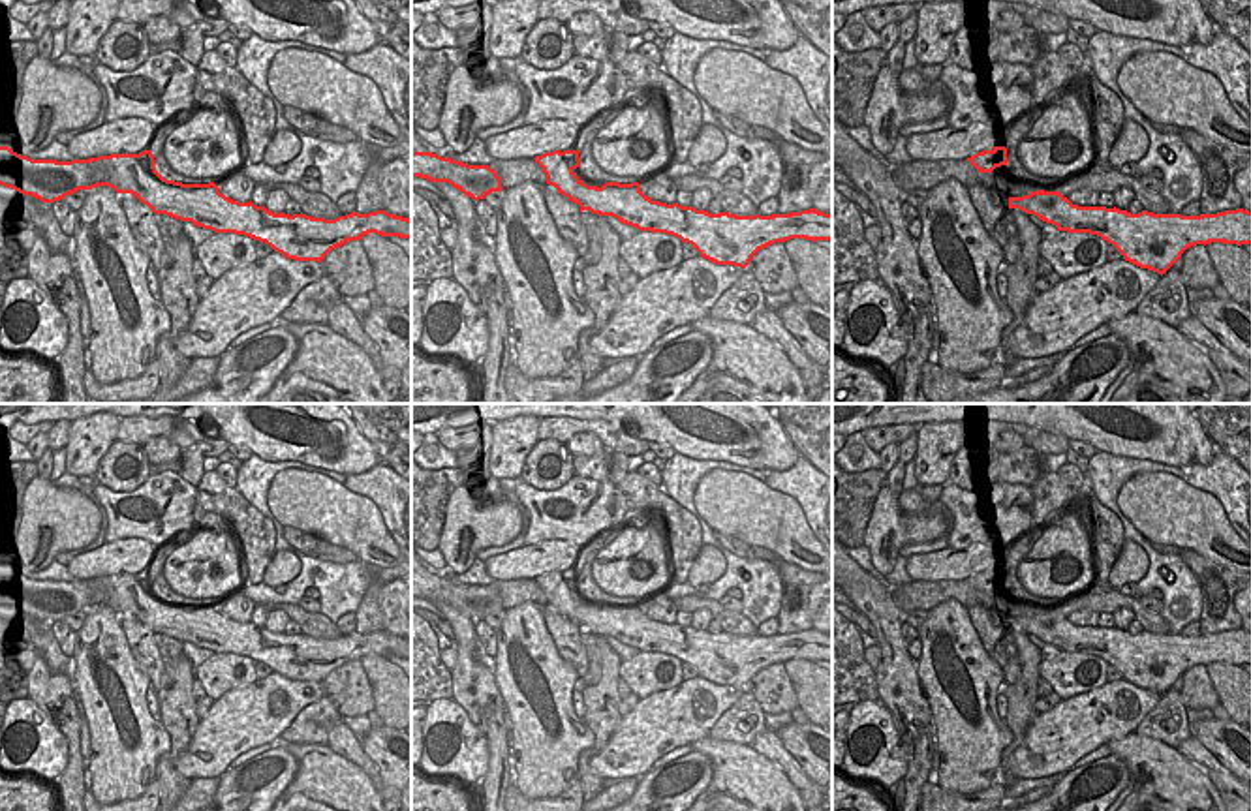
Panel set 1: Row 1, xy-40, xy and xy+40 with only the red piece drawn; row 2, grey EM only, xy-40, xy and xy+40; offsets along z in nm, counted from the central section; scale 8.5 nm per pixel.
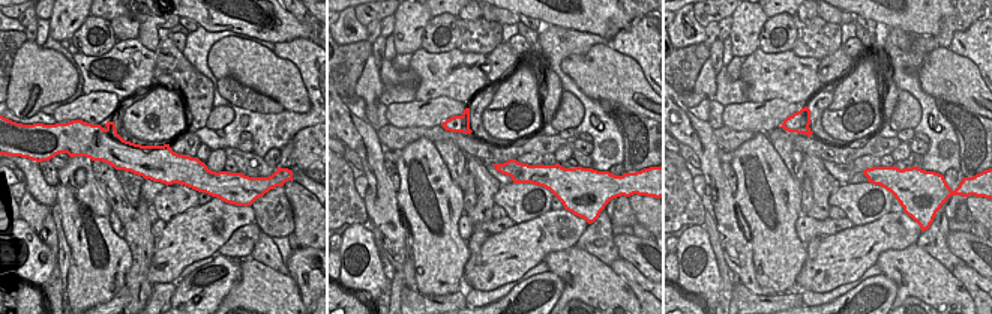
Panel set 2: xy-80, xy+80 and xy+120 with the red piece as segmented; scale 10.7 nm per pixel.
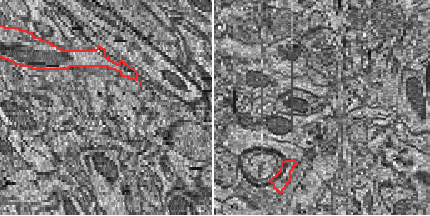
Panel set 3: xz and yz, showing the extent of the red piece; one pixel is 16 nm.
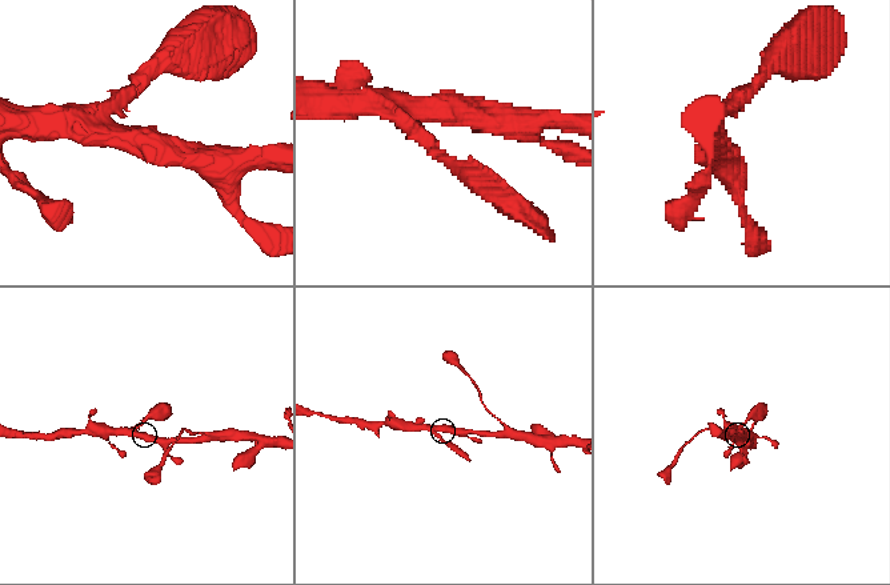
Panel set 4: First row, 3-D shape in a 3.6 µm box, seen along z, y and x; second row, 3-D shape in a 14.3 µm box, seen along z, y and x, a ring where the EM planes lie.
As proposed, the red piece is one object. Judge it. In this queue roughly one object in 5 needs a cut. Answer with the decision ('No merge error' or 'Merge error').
No merge error

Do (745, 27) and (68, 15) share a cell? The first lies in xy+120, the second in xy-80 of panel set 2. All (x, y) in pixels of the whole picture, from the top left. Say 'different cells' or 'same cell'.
same cell

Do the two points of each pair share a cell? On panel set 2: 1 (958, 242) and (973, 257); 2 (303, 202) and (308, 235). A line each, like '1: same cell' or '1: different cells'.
1: same cell
2: same cell

